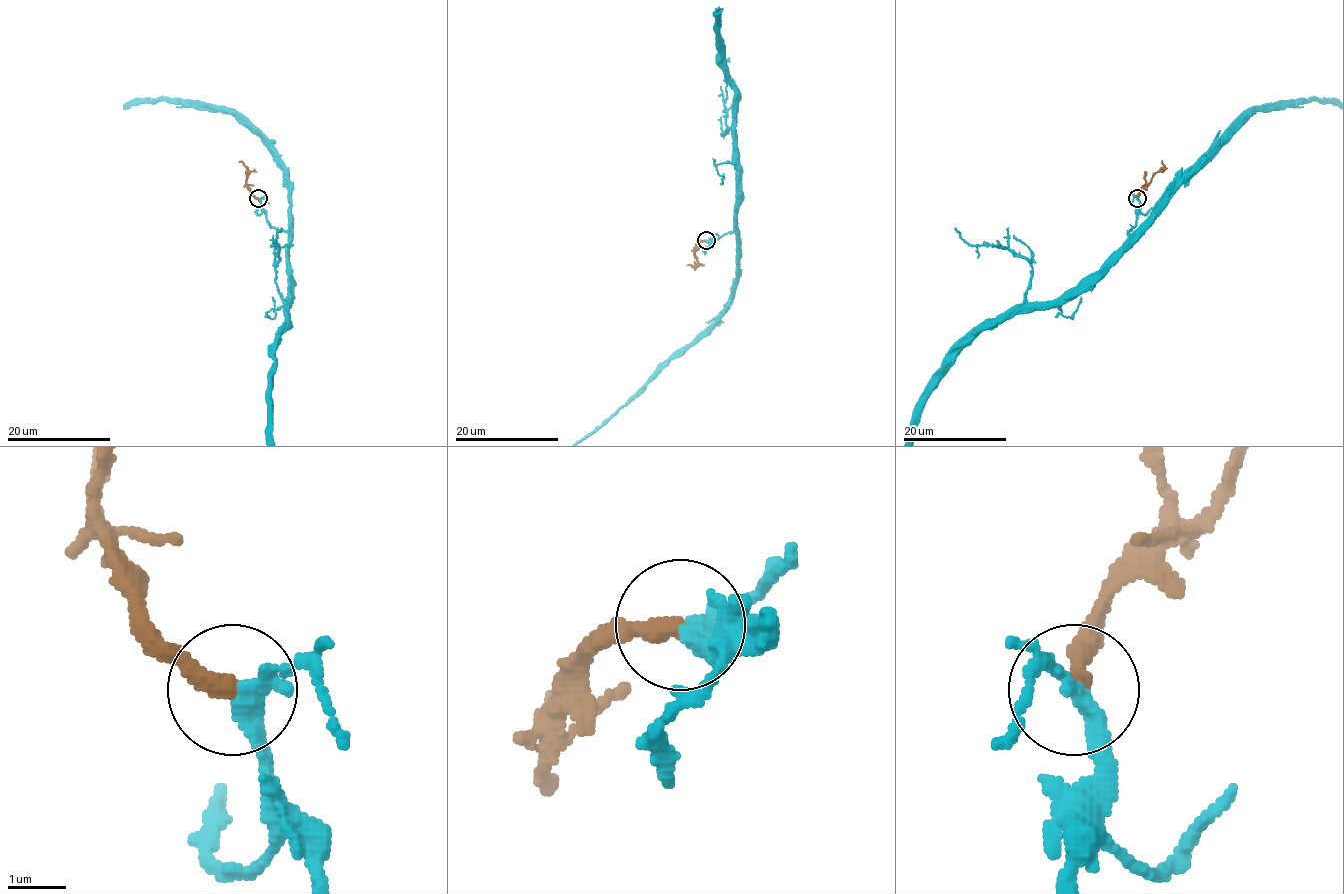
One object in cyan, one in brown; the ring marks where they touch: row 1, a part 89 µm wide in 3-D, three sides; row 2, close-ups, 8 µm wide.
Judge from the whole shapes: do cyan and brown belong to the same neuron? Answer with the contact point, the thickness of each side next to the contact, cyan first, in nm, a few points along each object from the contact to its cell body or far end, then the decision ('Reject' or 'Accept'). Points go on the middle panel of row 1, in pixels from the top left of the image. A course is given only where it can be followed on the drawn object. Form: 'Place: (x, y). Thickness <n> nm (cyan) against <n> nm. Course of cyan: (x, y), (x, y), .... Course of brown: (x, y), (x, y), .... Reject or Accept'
Place: (706, 240). Thickness 280 nm (cyan) against 360 nm. Course of brown: (706, 241), (700, 241), (697, 244), (695, 265), (687, 265). Accept

